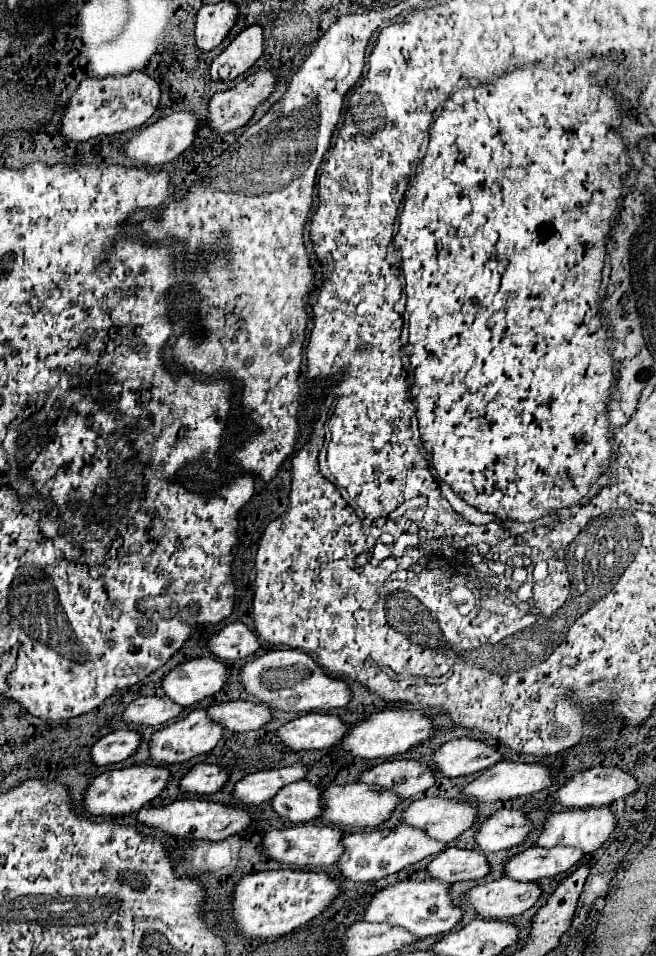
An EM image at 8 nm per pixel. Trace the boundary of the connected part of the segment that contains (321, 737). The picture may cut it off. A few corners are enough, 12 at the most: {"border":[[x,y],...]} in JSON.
{"border":[[308,712],[274,734],[292,750],[322,750],[340,742],[346,724]]}

